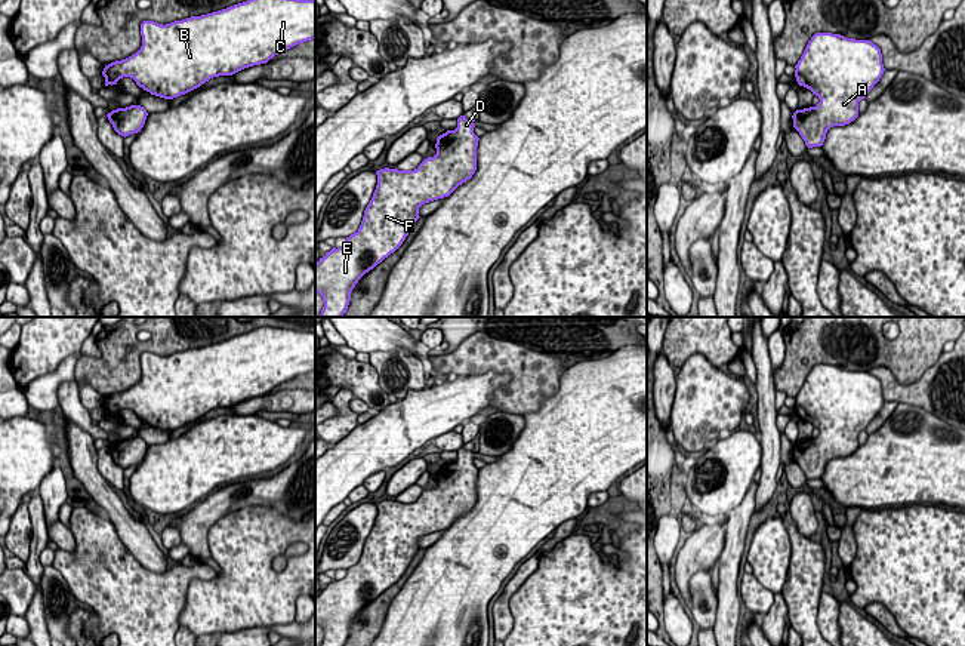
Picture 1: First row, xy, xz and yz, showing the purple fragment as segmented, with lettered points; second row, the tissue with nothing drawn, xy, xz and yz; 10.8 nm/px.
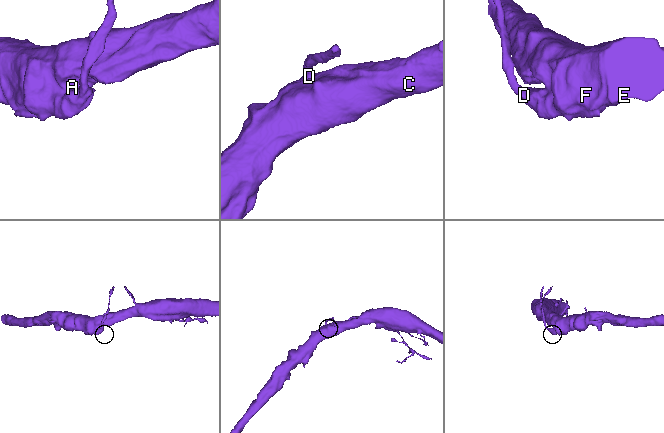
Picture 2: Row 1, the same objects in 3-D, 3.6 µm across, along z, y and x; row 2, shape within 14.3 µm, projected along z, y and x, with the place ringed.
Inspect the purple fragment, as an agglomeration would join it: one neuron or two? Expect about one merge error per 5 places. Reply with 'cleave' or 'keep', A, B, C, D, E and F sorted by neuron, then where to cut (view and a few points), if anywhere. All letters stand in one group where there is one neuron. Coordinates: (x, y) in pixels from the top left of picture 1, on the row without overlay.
keep | A B C D E F | no cut

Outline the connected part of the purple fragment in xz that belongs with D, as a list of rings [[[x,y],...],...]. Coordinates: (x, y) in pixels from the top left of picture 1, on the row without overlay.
[[[460,447],[457,459],[437,470],[437,486],[425,490],[414,502],[380,501],[377,517],[364,542],[357,565],[346,569],[342,579],[333,579],[315,596],[315,624],[323,628],[321,646],[345,646],[351,624],[358,612],[394,585],[420,550],[419,539],[425,535],[448,529],[459,517],[472,510],[477,502],[477,479],[480,470],[474,465],[474,450]]]

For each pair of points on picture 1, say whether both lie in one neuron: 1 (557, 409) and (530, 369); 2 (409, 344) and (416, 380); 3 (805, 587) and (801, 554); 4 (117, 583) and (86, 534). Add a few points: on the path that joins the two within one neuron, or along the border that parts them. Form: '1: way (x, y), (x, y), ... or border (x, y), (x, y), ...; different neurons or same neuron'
1: border (566, 369), (560, 387), (536, 411), (523, 415); different neurons
2: border (378, 350), (404, 350), (415, 357); different neurons
3: way (805, 580), (805, 562); same neuron
4: way (105, 571), (95, 560), (95, 545); same neuron

